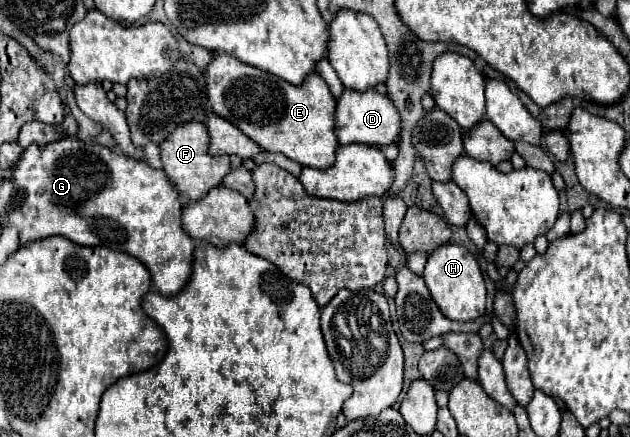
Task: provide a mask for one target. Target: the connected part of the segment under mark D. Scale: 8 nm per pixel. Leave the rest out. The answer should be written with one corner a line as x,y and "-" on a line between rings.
343,89
343,93
337,97
335,105
335,135
339,145
349,143
365,143
365,145
387,145
395,143
399,139
399,113
393,107
391,99
377,89
367,91
353,91

